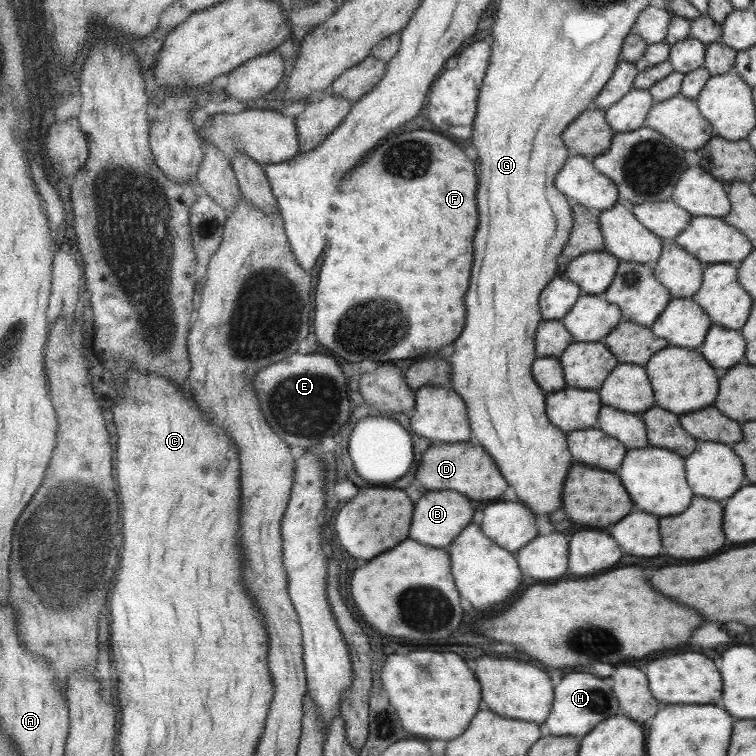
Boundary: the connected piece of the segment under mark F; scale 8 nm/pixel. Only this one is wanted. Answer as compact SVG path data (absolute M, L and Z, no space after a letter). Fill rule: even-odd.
M411 130L403 132L399 136L387 138L383 144L379 144L373 152L355 164L350 172L345 175L341 184L337 185L335 194L332 194L331 204L333 208L328 212L329 228L327 234L327 250L323 264L319 268L319 278L315 286L315 312L313 312L313 334L317 336L317 342L331 350L333 354L341 356L347 362L359 362L359 360L403 360L411 356L419 356L425 352L439 350L441 346L453 342L465 324L465 306L463 296L469 284L469 270L471 270L471 240L477 228L477 208L475 208L475 188L477 188L477 174L475 164L469 160L459 146L455 146L451 140L429 132L429 130ZM347 204L347 210L341 210L337 206Z

